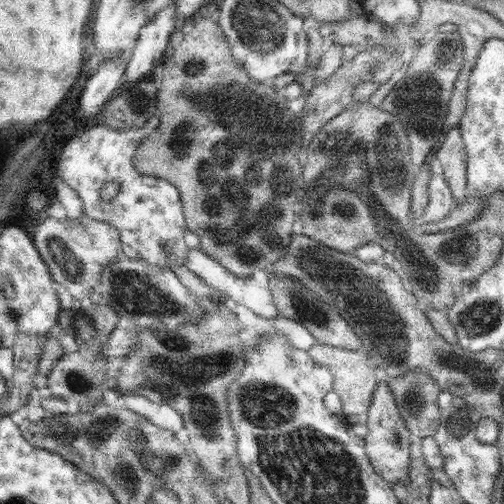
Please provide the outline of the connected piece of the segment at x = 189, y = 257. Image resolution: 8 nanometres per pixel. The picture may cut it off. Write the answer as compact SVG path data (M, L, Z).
M187 248L186 257L184 257L184 265L195 276L198 276L206 286L222 292L222 296L228 297L236 301L238 304L247 306L254 314L266 318L266 320L276 320L280 317L278 313L278 307L274 305L274 297L272 297L272 291L270 291L269 276L267 272L262 270L256 270L252 276L248 277L236 277L230 272L227 272L222 268L222 264L210 258L210 256L204 255L197 248Z

